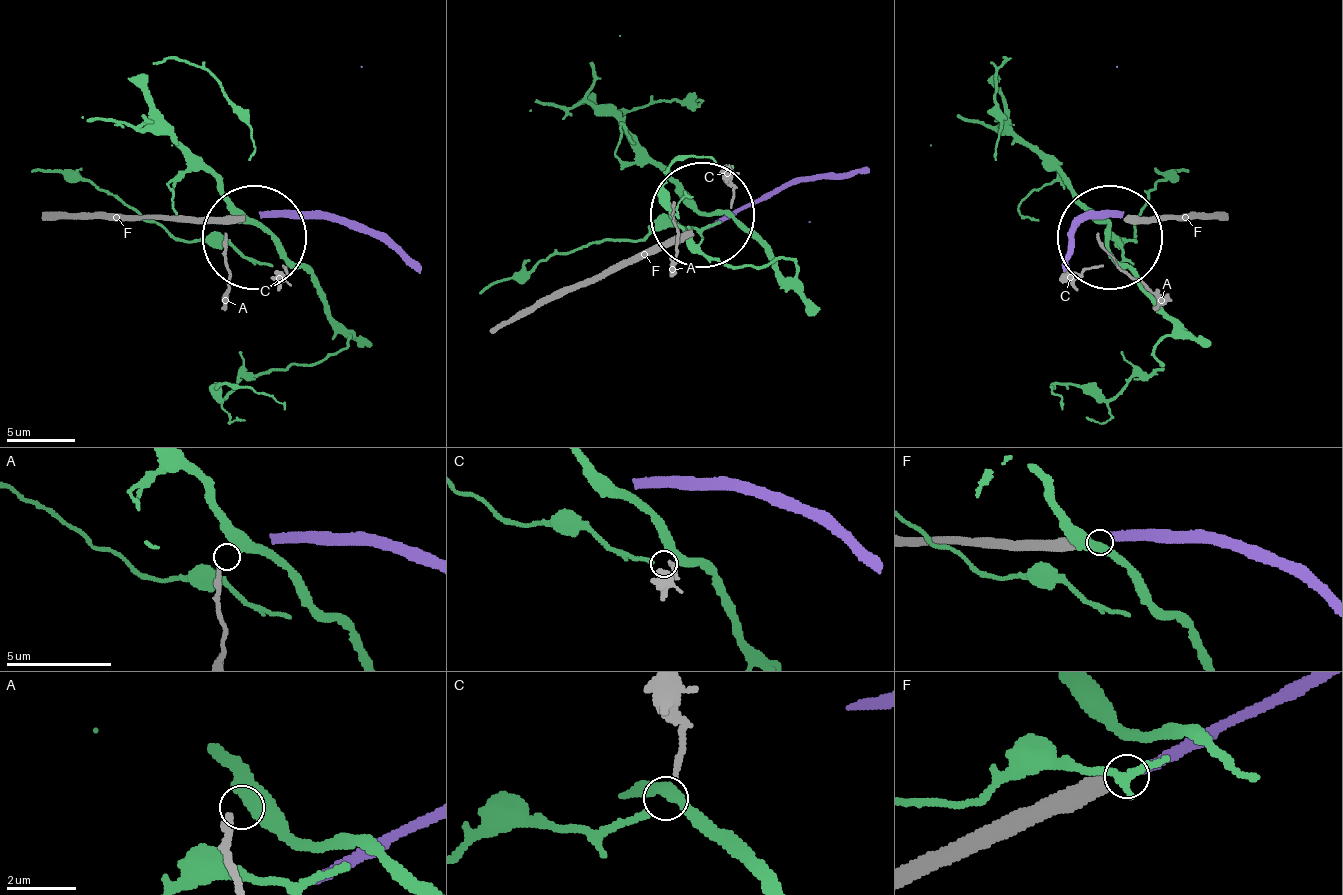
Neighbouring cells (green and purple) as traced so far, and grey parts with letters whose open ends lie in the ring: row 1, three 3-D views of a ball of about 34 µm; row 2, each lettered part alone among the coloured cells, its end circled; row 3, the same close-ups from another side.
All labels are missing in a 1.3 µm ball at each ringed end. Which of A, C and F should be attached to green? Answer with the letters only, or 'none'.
C

